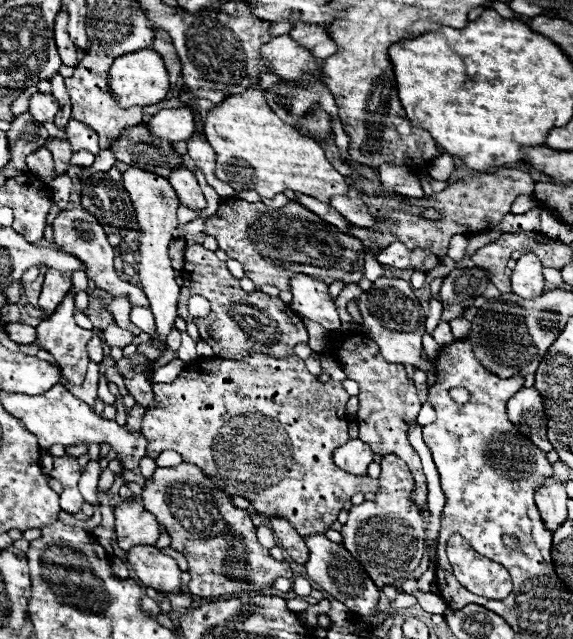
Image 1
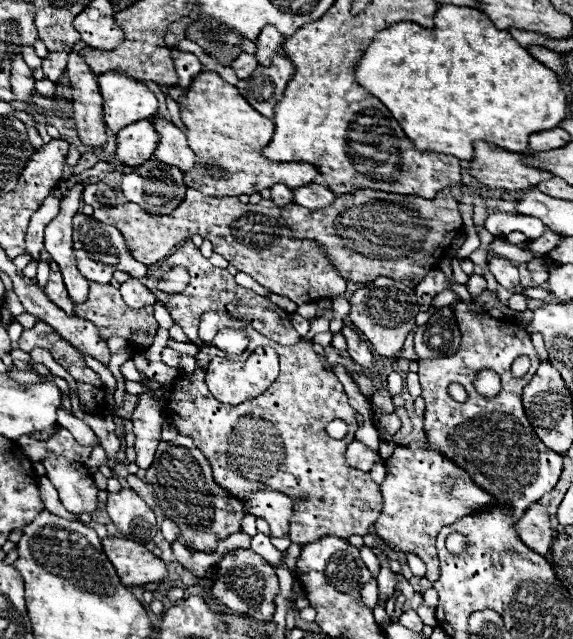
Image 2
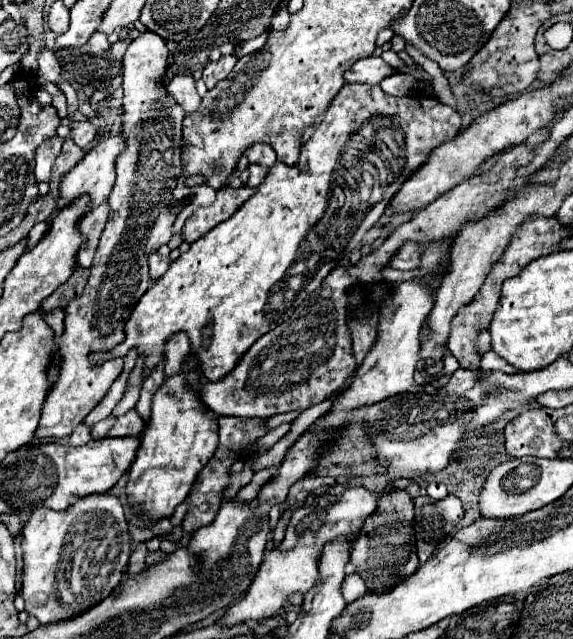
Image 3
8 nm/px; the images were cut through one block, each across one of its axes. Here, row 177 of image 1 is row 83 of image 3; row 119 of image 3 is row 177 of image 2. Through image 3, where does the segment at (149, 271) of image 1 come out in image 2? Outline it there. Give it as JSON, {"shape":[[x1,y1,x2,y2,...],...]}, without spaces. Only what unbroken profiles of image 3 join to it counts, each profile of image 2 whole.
{"shape":[[146,162,132,174,126,174,120,182,124,196,142,206,148,214,170,214,186,196,188,186,184,184,182,172,162,162]]}

